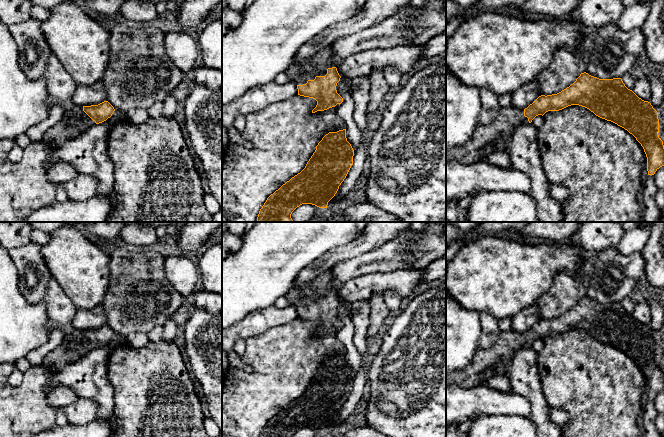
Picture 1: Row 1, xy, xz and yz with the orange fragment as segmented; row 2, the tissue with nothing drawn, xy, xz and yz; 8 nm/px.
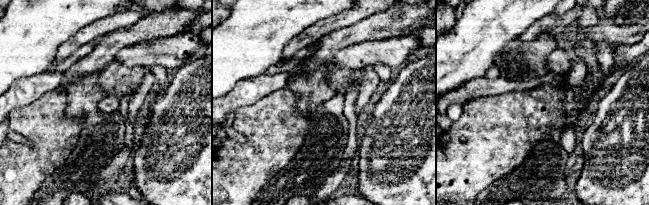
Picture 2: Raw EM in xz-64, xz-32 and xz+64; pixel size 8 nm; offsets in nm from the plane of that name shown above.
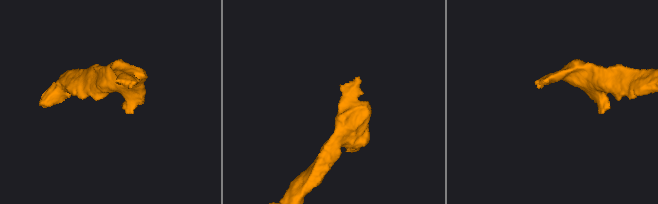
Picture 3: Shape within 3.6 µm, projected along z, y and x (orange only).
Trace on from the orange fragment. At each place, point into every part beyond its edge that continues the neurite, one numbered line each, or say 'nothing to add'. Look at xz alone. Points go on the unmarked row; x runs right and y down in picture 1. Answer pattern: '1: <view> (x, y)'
1: xz (300, 296)

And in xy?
1: xy (74, 346)

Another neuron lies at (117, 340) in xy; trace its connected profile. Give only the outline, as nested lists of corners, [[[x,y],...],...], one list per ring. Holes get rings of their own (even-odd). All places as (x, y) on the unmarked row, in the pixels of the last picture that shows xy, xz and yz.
[[[115,334],[114,337],[112,338],[112,340],[110,342],[108,342],[106,345],[119,346],[119,345],[124,344],[125,342],[126,342],[125,336]]]

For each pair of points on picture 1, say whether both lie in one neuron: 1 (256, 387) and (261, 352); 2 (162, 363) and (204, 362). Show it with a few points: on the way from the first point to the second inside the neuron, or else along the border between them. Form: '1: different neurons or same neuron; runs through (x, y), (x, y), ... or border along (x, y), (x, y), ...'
1: same neuron; runs through (261, 378), (261, 361)
2: different neurons; border along (188, 368), (191, 373)

